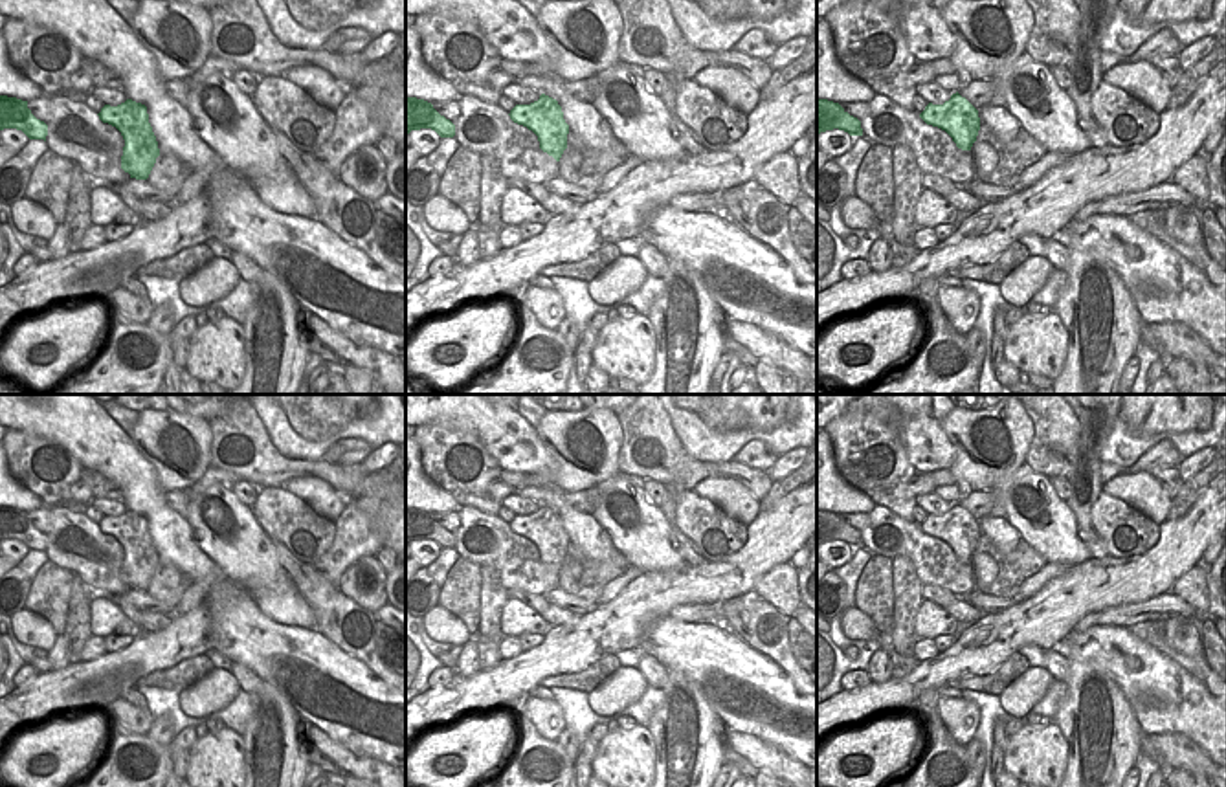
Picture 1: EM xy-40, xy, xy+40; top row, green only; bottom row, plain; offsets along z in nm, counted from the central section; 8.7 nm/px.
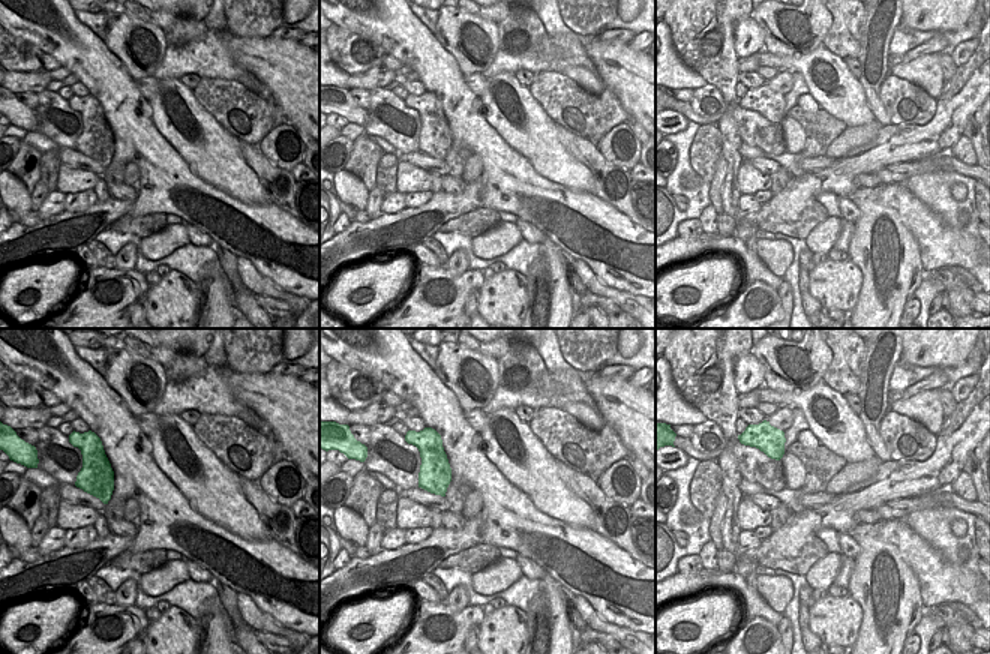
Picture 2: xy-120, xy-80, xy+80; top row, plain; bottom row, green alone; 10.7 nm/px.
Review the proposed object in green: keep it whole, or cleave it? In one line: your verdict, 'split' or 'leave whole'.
split

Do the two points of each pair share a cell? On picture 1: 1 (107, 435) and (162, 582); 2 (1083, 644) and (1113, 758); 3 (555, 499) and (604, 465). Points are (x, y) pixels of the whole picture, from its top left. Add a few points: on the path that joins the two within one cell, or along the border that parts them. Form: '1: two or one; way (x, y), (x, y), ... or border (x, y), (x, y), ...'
1: two; border (164, 564), (173, 564), (195, 582)
2: two; border (1070, 659), (1092, 659), (1120, 688)
3: two; border (549, 452), (551, 479), (566, 492)

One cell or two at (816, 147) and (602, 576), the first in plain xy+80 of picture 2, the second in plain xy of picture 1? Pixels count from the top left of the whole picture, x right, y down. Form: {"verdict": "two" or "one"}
{"verdict": "one"}

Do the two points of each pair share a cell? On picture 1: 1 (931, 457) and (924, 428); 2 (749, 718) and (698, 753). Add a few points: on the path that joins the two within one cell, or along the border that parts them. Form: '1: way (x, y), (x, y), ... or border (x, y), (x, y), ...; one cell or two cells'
1: way (929, 450), (924, 435); one cell
2: border (702, 690), (711, 710), (727, 727); two cells

